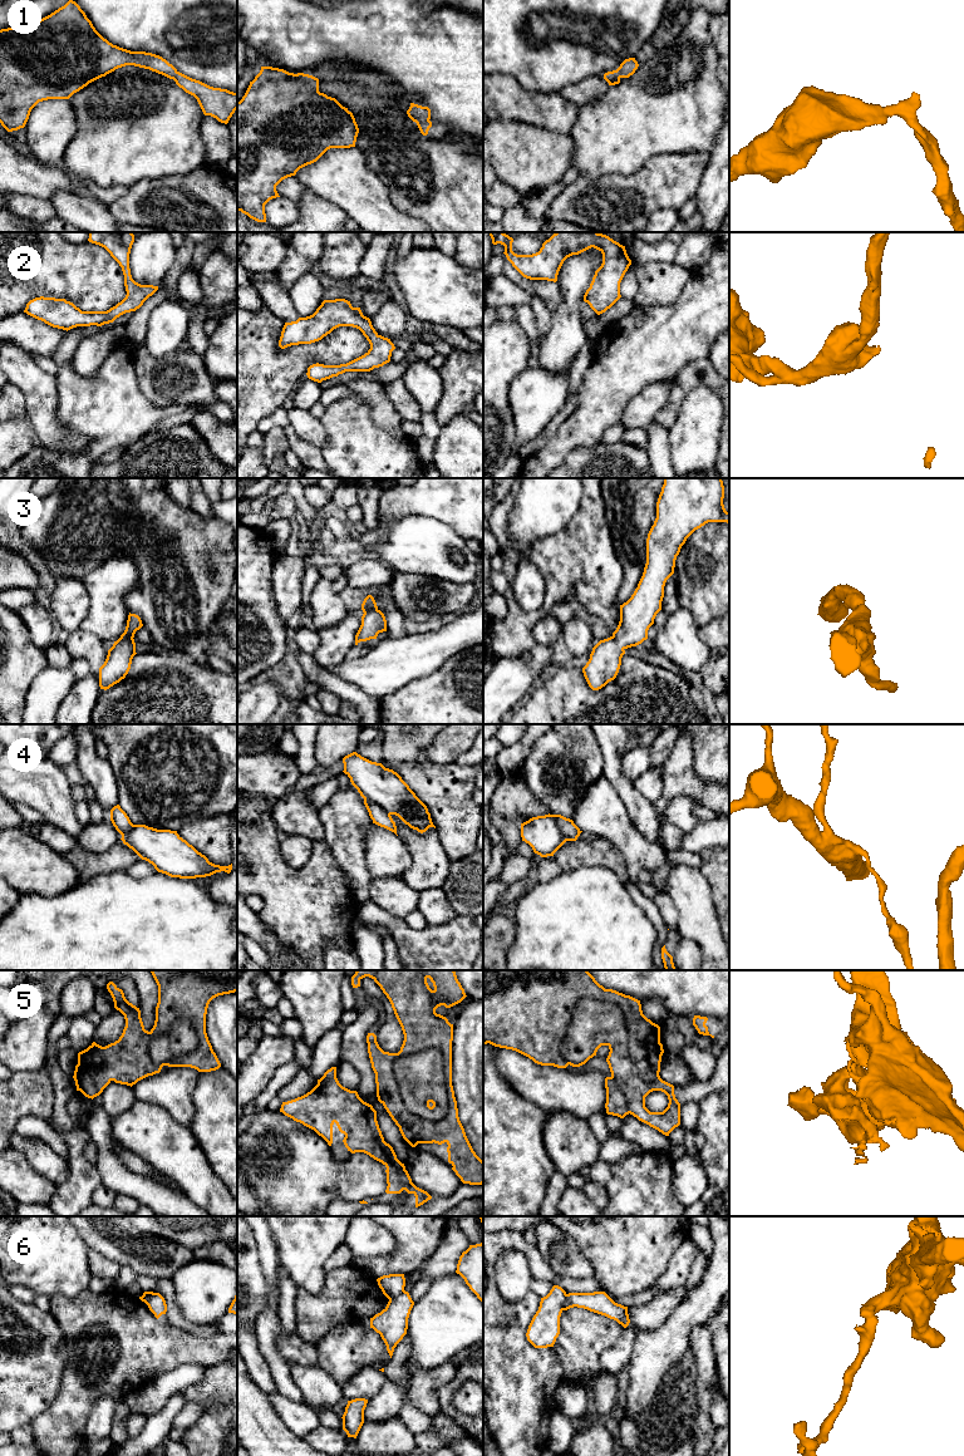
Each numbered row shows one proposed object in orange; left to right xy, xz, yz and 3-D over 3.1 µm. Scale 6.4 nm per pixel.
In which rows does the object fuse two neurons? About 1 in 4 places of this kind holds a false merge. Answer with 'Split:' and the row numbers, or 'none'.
Split: 4, 6

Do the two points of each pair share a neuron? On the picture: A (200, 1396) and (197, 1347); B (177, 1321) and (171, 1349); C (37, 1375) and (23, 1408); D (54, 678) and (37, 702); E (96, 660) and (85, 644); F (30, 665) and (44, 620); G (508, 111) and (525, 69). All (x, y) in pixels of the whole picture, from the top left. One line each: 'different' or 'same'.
A: different
B: different
C: same
D: same
E: same
F: different
G: different

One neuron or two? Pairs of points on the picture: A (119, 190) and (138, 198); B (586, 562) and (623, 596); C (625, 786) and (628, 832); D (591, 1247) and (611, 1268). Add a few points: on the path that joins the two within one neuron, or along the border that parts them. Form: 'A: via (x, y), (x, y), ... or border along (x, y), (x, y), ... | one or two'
A: border along (128, 187), (124, 195), (108, 206) | two
B: border along (618, 561), (623, 569), (619, 606) | two
C: border along (613, 786), (624, 805), (631, 825), (643, 837) | two
D: via (596, 1252), (608, 1263) | one

